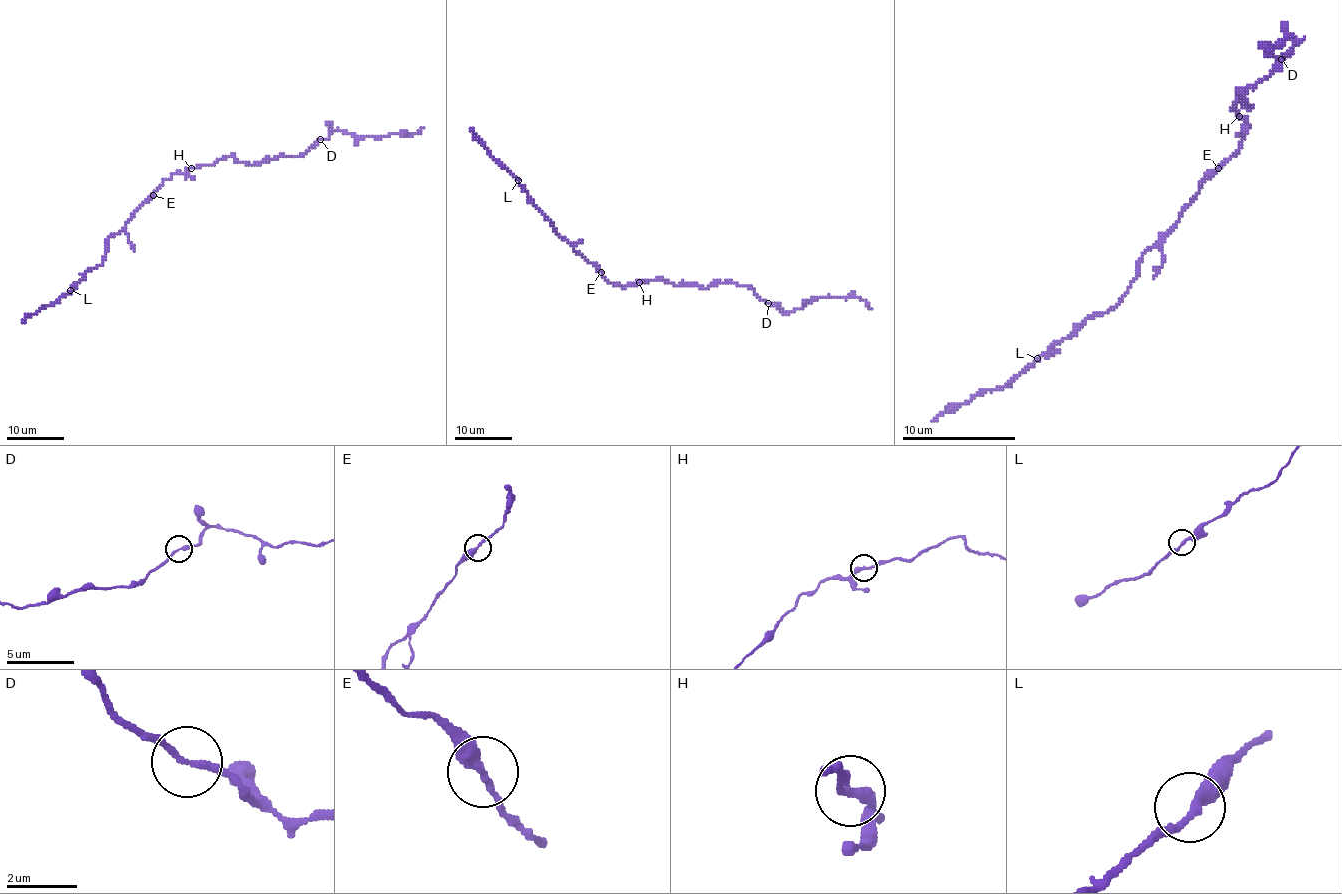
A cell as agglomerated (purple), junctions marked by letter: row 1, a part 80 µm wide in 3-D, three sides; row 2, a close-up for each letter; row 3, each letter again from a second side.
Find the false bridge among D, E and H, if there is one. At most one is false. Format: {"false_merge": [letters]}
{"false_merge": []}

